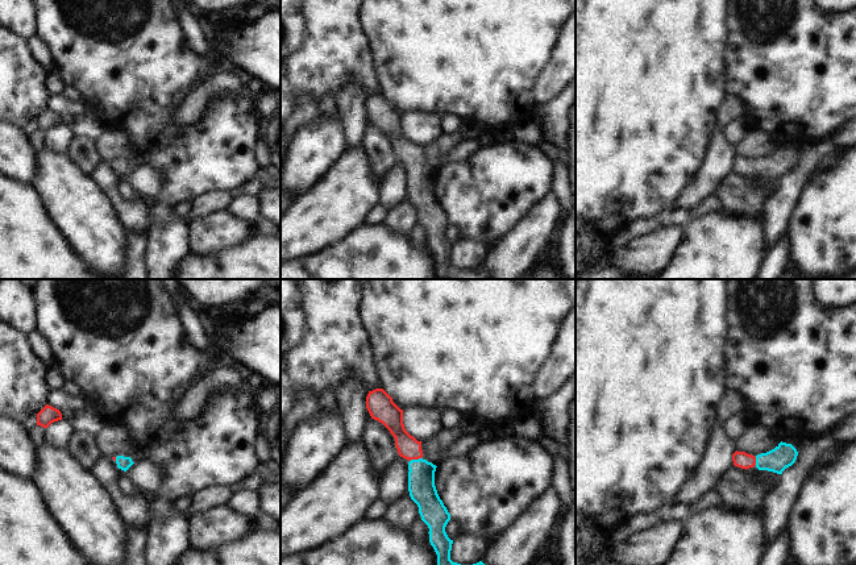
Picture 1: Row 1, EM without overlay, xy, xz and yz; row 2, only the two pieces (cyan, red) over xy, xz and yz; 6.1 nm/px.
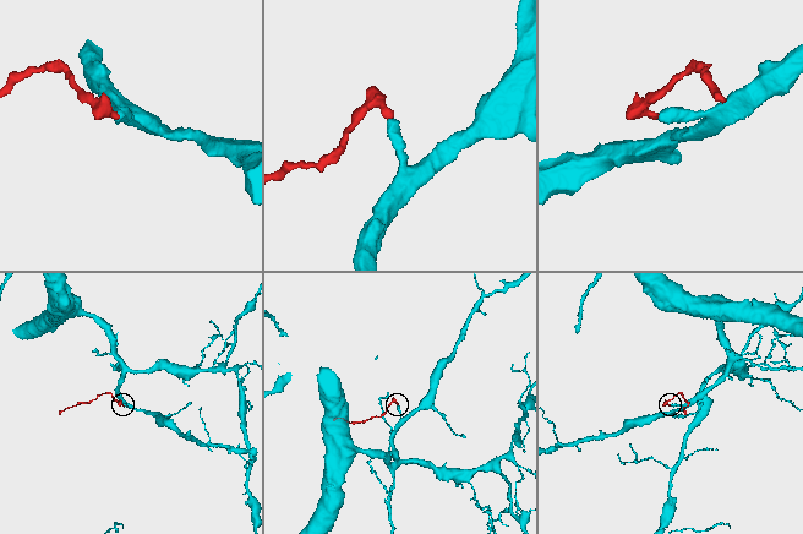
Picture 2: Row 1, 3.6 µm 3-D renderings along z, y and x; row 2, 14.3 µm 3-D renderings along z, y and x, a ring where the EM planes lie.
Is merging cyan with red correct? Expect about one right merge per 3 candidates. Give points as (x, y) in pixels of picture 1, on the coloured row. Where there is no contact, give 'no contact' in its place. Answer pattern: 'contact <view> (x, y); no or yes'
contact xz (415, 460); yes

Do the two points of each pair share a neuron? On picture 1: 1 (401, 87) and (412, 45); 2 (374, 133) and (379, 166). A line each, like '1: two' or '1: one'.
1: one
2: one

